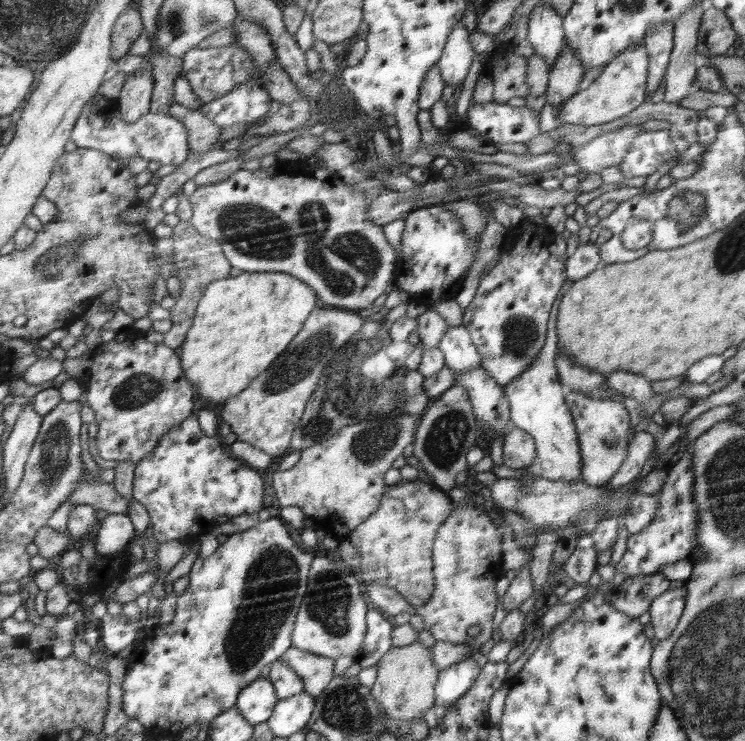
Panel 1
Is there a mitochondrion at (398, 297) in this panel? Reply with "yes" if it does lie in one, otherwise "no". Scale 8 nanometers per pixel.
no

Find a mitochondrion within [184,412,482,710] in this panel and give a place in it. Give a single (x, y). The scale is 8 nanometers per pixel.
(270, 585)

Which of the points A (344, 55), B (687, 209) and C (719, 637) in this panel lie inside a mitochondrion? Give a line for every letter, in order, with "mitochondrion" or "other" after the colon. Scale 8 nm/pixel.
A: other
B: mitochondrion
C: mitochondrion

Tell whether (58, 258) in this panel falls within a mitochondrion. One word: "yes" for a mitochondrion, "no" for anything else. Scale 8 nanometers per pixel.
yes

